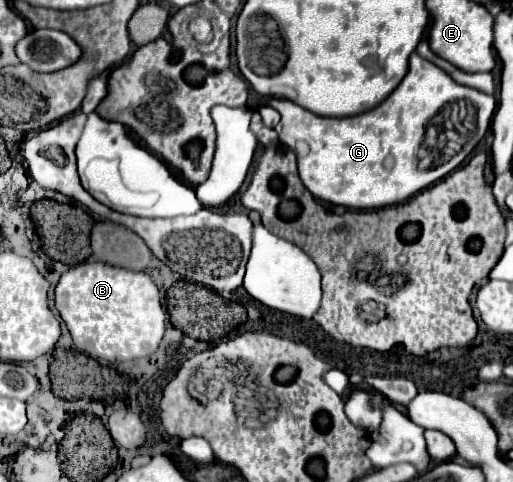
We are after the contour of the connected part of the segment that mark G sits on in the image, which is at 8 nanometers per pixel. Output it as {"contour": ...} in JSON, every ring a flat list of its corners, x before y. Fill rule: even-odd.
{"contour":[[412,53,408,61,408,73,402,79,402,83,390,93,390,97,366,113,336,119,336,117,314,115,288,99,272,97,270,105,278,109,278,113,282,115,282,121,278,123,275,130,279,140,296,153,298,173,304,187,320,201,344,205,350,209,380,209,380,207,396,205,410,199,418,191,426,189,434,181,446,177,478,145,494,113,492,95,486,95,472,87,458,85,446,71,422,59,418,53],[460,99,466,99,464,103,472,111,470,113,472,123,466,123,468,121,466,117,458,121,460,131,456,129,456,125,452,125,448,131,444,129,444,133,436,133,434,137,428,139,428,127,432,123,440,123,438,111,446,103,450,107,452,105,456,107],[298,143,306,143,306,151,302,151],[418,159,422,167,430,167,430,169,420,169]]}

